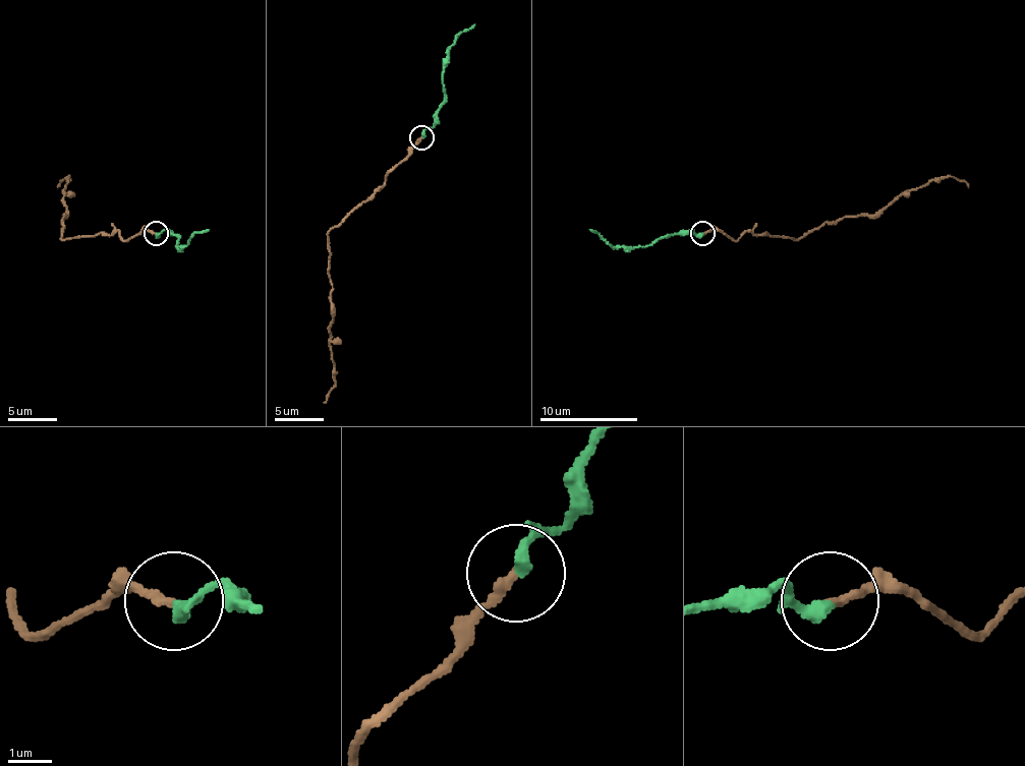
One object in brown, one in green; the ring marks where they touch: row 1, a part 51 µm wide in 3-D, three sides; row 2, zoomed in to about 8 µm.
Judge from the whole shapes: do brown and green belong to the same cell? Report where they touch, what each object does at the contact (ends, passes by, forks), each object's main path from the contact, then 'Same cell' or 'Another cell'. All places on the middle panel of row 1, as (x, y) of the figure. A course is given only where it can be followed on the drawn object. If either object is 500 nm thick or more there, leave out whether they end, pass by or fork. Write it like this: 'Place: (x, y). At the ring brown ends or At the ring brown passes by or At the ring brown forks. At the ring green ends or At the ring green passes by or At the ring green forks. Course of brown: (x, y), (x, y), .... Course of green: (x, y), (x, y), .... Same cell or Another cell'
Place: (421, 137). At the ring brown ends. At the ring green ends. Course of brown: (422, 136), (386, 180), (327, 235), (332, 279), (329, 338), (334, 387), (324, 402). Course of green: (422, 136), (445, 100), (442, 82), (447, 50), (474, 23). Another cell

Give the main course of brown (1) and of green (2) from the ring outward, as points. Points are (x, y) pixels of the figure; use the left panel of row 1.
1: (156, 233), (139, 231), (124, 241), (119, 231), (60, 236), (65, 217), (63, 194), (67, 177), (58, 187)
2: (156, 233), (173, 233), (178, 238), (176, 246), (181, 246), (208, 229)

